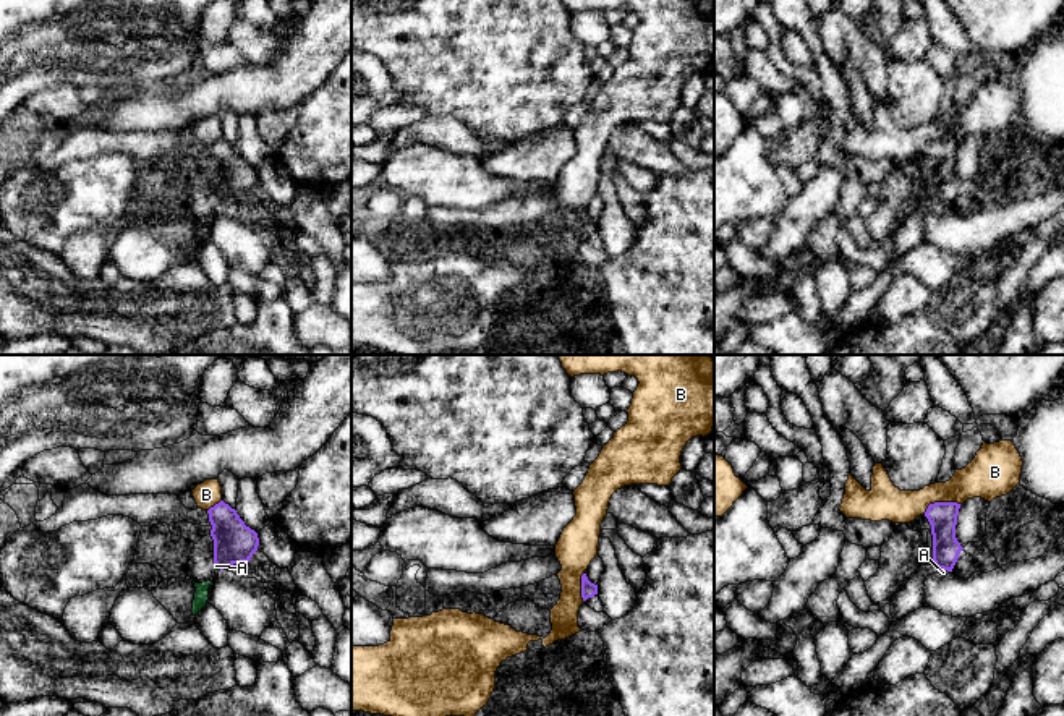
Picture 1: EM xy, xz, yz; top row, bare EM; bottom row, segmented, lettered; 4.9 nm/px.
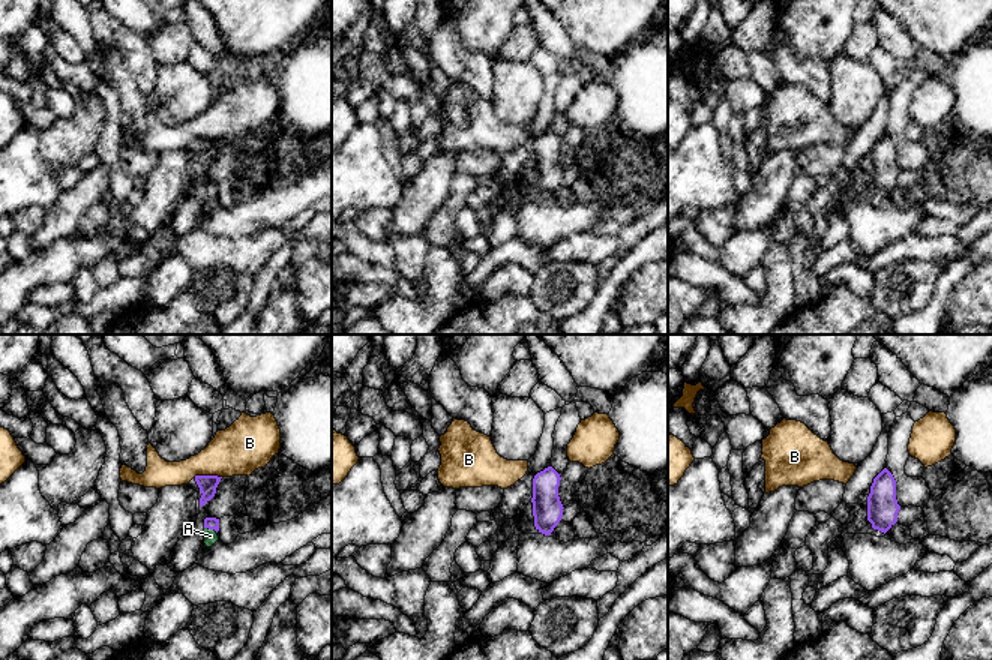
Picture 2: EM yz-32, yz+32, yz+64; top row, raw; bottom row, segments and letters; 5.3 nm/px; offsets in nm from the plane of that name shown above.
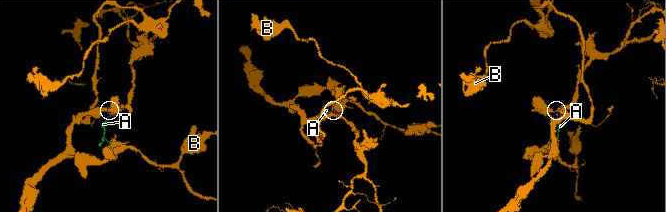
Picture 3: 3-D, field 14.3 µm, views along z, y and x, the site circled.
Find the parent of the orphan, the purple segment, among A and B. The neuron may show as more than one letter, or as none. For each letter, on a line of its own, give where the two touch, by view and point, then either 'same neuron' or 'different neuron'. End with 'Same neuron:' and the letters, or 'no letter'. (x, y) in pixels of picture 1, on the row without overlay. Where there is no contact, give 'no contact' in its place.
A: contact yz (944, 206); same neuron
B: contact yz (940, 140); different neuron
Same neuron: A

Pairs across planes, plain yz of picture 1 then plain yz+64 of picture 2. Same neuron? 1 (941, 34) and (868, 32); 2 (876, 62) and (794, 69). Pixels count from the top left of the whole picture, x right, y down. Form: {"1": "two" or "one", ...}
{"1": "two", "2": "one"}

